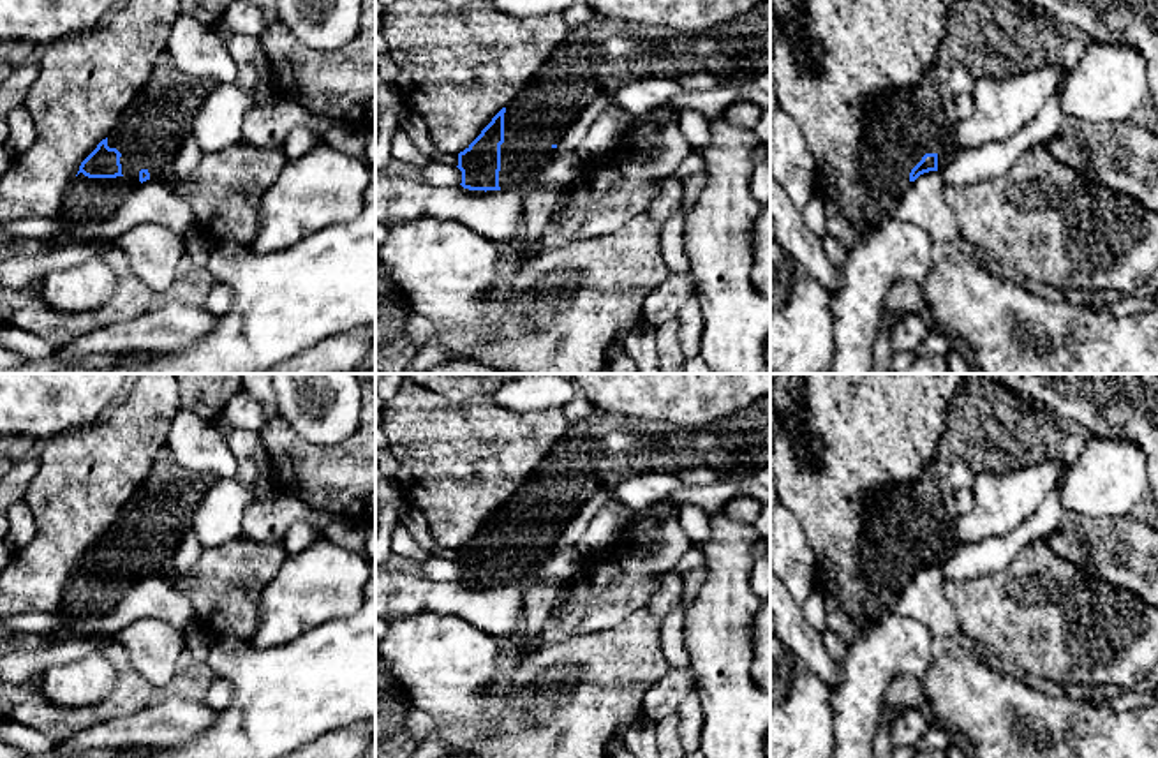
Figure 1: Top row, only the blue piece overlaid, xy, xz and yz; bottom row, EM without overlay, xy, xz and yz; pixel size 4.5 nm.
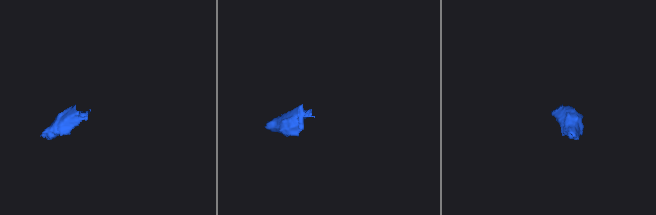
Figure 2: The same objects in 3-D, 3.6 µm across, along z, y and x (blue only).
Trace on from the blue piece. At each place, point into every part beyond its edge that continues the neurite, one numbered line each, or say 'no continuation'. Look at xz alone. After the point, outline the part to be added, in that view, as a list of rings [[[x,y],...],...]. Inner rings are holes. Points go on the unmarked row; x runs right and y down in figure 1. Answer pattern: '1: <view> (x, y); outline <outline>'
1: xz (600, 452); outline [[[770,395],[700,428],[672,421],[627,418],[594,409],[587,418],[569,423],[564,437],[538,464],[504,508],[499,582],[523,578],[552,550],[568,522],[598,492],[612,492],[640,474],[682,474],[693,467],[724,472],[754,472],[770,467]]]

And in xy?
1: xy (148, 529); outline [[[160,457],[108,529],[108,541],[122,548],[122,569],[88,573],[79,568],[65,585],[63,613],[109,612],[125,591],[137,583],[141,564],[150,568],[150,575],[167,571],[183,531],[192,525],[212,481],[220,479],[197,476],[173,458]]]

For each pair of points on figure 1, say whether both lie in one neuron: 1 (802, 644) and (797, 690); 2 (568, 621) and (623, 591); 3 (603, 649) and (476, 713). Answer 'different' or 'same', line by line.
1: different
2: same
3: different

